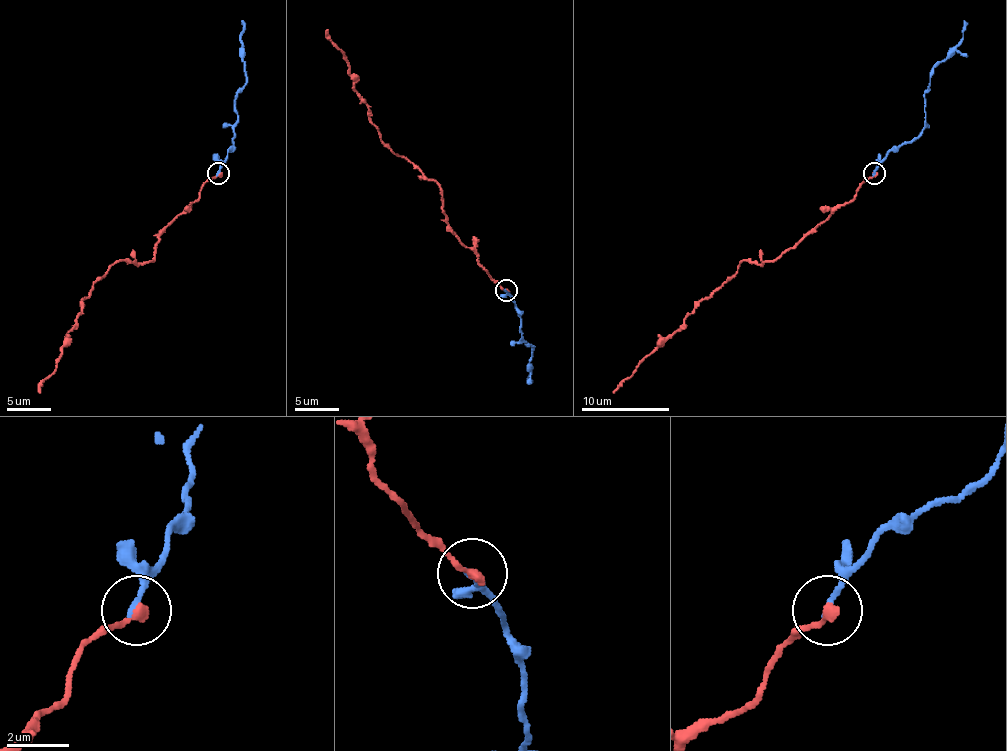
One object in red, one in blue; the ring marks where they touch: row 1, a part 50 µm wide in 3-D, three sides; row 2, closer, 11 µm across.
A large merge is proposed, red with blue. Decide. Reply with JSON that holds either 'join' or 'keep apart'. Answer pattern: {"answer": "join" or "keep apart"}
{"answer": "join"}

